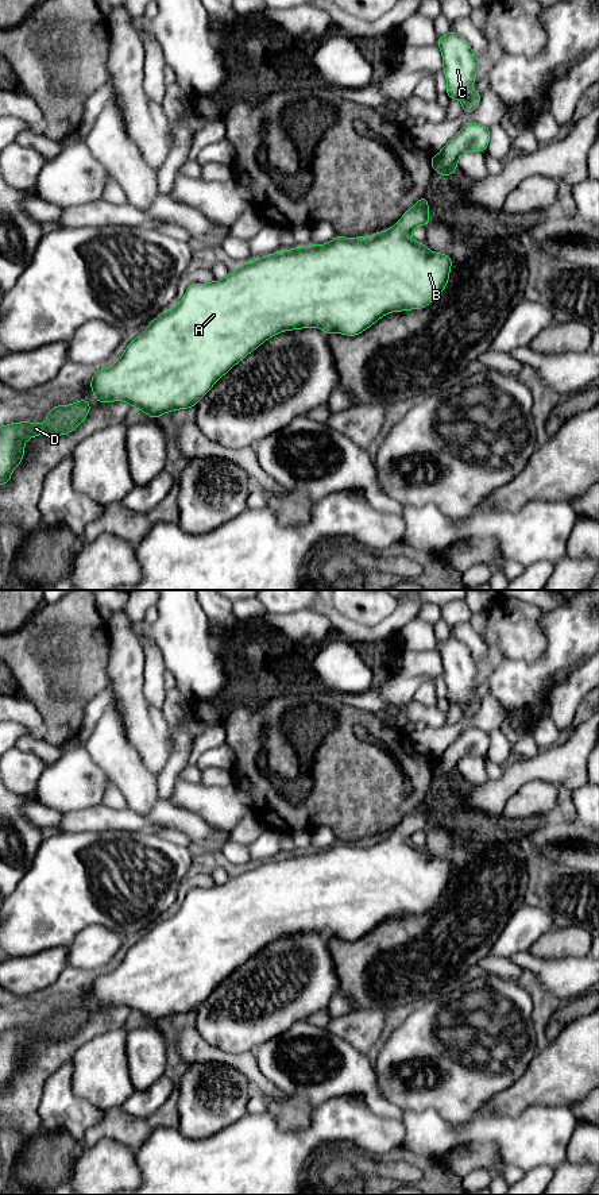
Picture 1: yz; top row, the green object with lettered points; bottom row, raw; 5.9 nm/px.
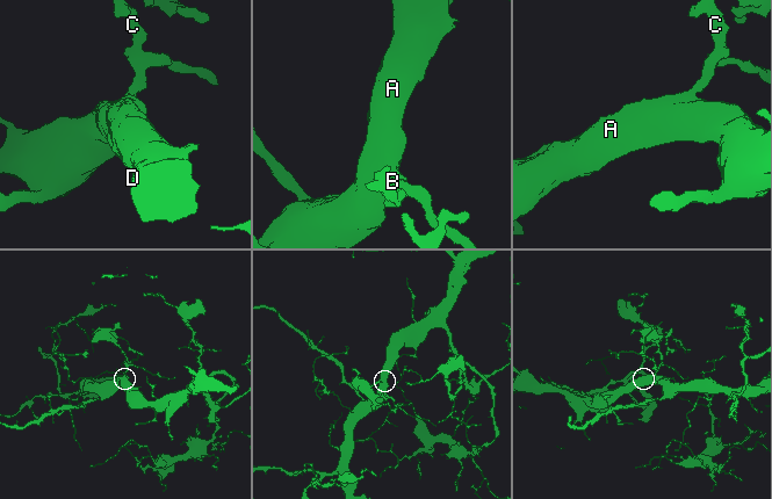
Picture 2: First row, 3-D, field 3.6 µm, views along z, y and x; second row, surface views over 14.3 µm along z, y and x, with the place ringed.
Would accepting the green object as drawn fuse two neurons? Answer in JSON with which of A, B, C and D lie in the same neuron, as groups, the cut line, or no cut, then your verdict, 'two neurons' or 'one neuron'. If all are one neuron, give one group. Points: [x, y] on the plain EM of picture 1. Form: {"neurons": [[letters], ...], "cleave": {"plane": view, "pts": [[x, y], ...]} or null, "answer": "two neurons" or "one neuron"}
{"neurons": [["A", "B", "C", "D"]], "cleave": null, "answer": "one neuron"}

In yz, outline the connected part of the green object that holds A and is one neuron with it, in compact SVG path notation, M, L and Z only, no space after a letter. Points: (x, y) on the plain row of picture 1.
M421 801L393 833L370 841L336 841L325 849L282 855L241 868L224 884L190 888L181 907L152 925L115 970L93 979L90 994L96 1006L125 1006L151 1024L158 1024L163 1018L194 1011L236 968L279 937L316 932L328 940L339 937L356 941L390 917L425 913L445 894L452 871L449 860L433 857L425 848L411 843L413 833L428 830L429 826L429 809Z

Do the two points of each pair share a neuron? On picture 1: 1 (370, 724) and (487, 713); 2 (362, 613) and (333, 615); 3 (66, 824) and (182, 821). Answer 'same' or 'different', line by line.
1: different
2: different
3: same

